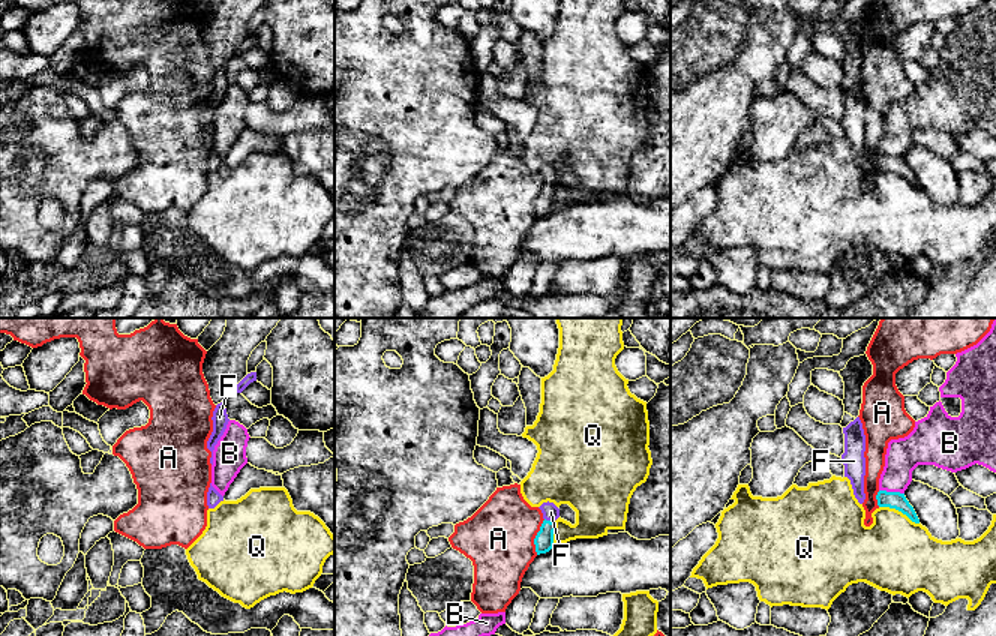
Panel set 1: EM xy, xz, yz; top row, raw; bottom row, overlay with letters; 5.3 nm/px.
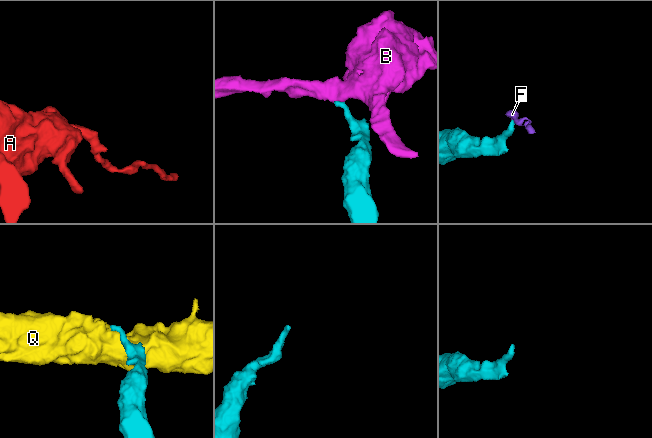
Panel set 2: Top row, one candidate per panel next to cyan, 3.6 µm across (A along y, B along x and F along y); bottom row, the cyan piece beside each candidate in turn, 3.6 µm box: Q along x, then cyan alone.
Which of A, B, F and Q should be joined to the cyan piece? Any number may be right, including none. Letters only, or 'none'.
F

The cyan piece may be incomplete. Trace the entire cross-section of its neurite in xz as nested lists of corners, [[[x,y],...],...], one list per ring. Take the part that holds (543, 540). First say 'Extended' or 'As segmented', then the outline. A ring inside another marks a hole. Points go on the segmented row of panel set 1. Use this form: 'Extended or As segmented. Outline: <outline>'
Extended. Outline: [[[543,502],[538,508],[544,520],[534,538],[537,555],[546,554],[554,548],[555,520],[560,518],[560,508],[554,502]]]

